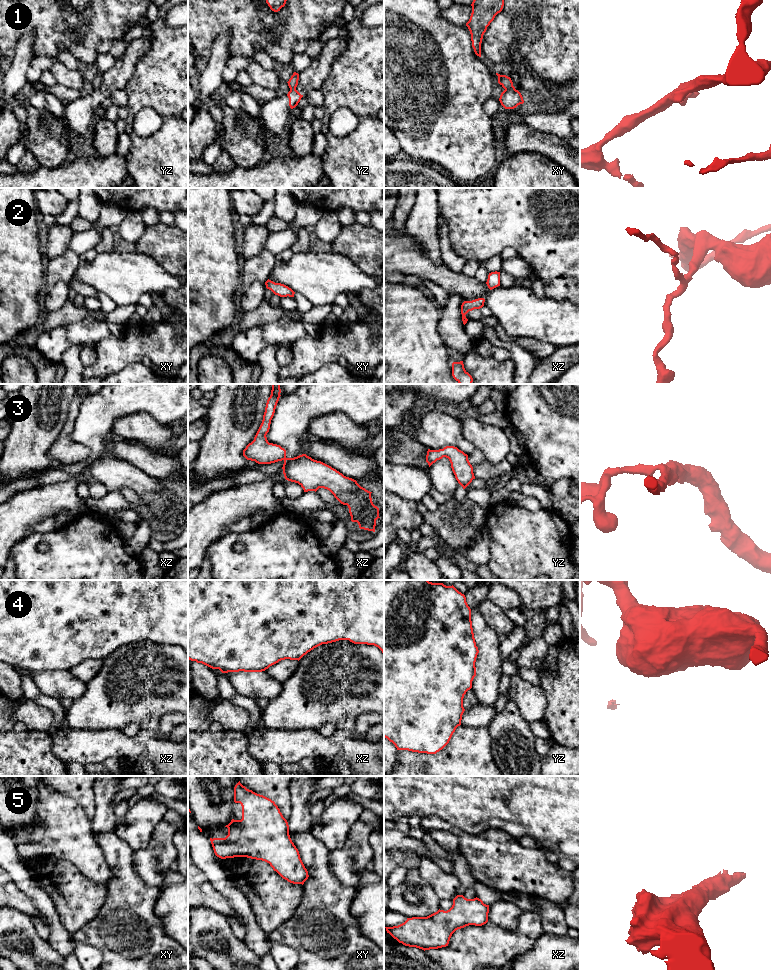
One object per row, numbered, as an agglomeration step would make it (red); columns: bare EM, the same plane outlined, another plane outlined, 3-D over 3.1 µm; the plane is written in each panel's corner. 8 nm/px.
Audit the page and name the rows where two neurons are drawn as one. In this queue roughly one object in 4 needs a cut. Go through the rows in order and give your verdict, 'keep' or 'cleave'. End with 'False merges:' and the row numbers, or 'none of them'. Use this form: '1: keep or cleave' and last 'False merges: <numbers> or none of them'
1: cleave
2: keep
3: keep
4: cleave
5: keep
False merges: 1, 4

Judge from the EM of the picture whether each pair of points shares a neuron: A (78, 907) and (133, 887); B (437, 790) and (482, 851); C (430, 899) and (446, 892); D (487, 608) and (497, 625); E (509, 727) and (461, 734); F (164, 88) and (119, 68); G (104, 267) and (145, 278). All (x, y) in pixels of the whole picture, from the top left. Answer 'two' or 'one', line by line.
A: two
B: two
C: two
D: one
E: two
F: two
G: one

